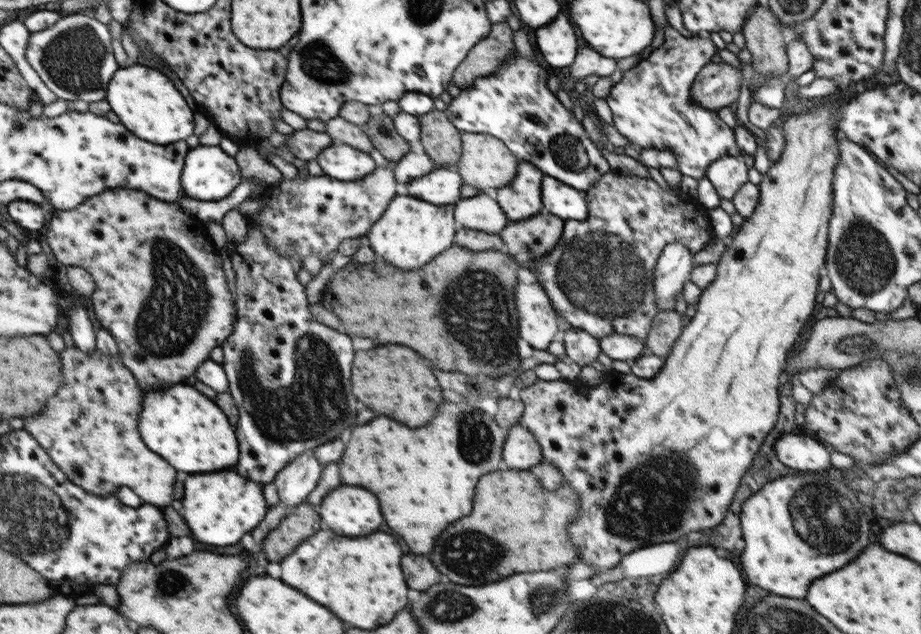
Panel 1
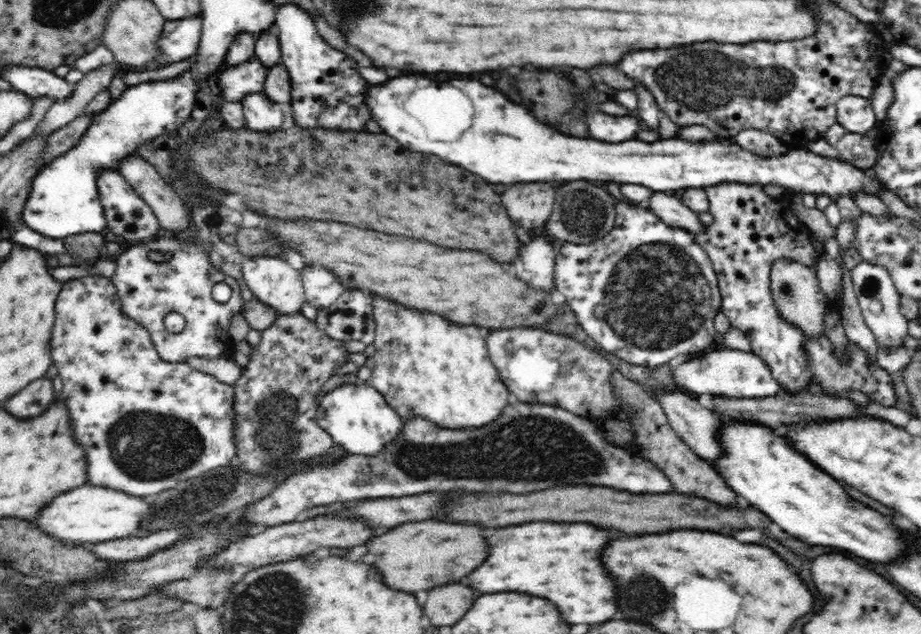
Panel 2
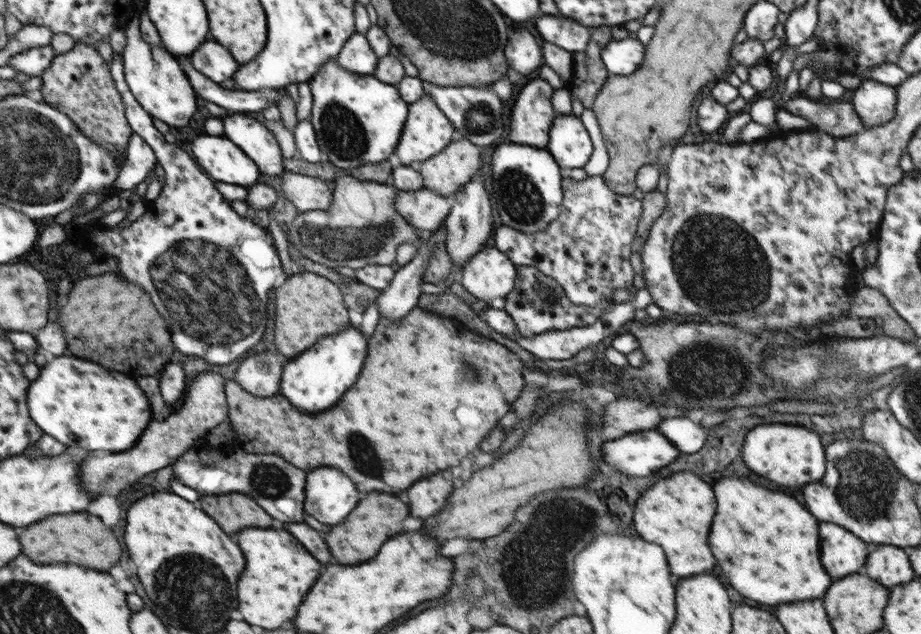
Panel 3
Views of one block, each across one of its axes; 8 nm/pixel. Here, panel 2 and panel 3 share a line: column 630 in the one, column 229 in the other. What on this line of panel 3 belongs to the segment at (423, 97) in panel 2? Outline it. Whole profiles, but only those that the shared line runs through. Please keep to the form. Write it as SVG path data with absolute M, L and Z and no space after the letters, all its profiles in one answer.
M200 134L191 149L200 167L214 180L252 186L260 178L259 166L224 136Z

